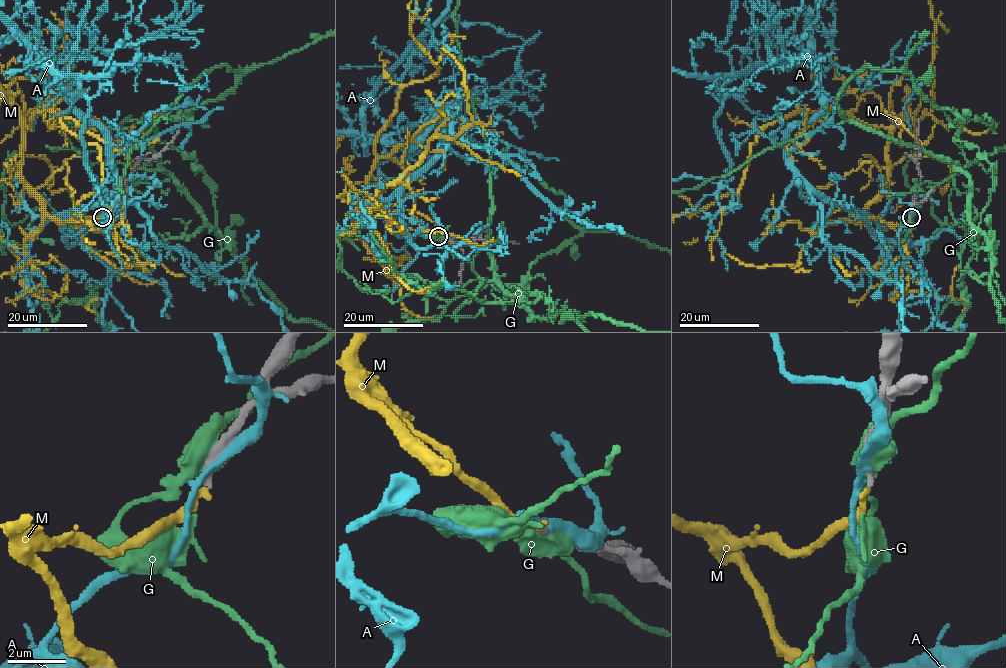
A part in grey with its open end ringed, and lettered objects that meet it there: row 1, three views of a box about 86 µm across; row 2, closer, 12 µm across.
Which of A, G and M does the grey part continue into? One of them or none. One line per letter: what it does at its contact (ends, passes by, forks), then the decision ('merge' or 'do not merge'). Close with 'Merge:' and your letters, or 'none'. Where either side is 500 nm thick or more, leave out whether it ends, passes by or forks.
A: it passes by | do not merge
G: do not merge
M: it ends | merge
Merge: M

